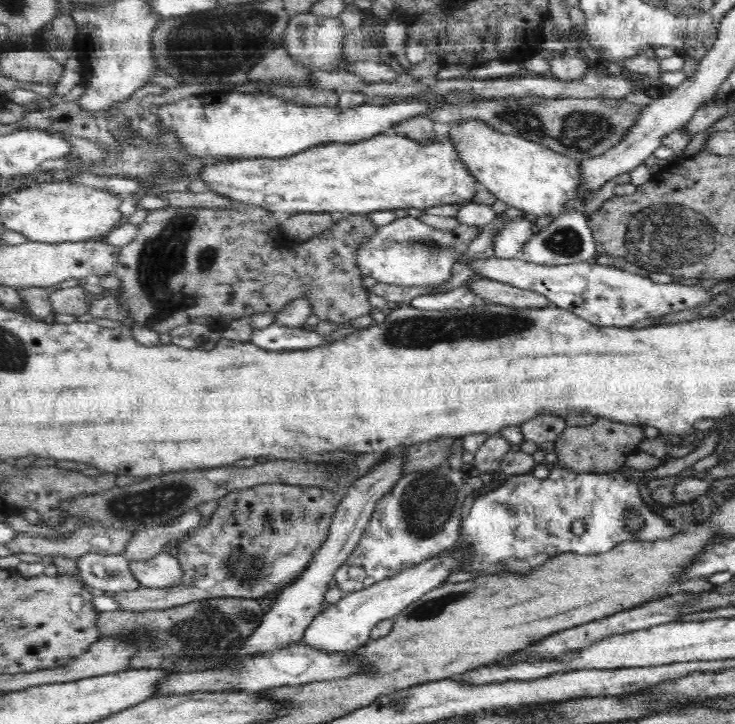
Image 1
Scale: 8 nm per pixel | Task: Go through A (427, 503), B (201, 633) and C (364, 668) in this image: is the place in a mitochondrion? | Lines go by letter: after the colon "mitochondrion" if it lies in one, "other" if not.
A: mitochondrion
B: mitochondrion
C: other

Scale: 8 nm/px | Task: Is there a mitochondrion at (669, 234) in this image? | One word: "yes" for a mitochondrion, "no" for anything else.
yes

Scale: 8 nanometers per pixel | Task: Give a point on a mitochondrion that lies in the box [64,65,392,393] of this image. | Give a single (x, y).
(163, 256)

